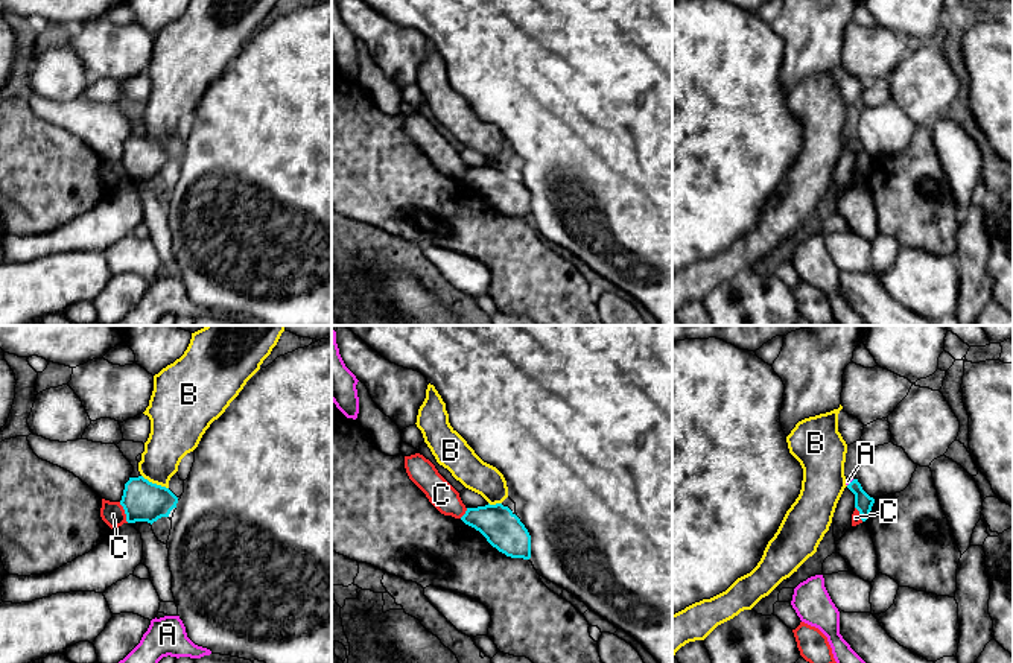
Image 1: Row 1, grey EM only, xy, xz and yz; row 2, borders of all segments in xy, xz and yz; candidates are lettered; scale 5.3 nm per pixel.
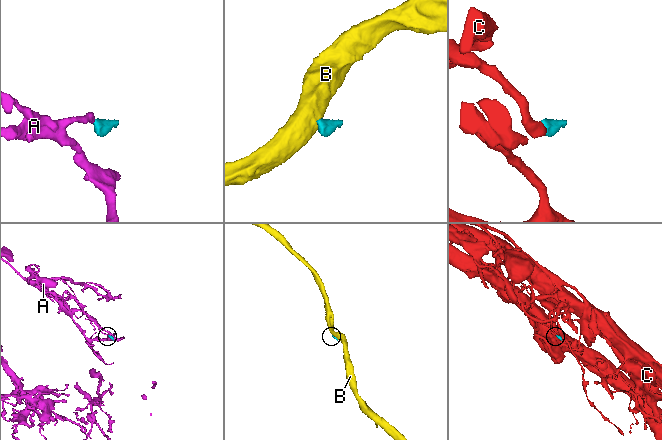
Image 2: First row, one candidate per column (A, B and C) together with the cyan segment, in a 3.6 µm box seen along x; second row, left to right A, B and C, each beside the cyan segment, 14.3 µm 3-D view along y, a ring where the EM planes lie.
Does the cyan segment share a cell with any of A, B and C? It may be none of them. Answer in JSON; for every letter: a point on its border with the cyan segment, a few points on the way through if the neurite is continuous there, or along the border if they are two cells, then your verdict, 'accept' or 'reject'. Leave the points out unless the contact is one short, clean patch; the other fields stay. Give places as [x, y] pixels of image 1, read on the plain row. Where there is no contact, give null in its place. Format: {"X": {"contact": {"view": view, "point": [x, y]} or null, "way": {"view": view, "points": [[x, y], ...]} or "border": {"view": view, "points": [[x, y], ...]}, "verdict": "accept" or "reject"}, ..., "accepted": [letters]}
{"A": {"contact": {"view": "yz", "point": [851, 142]}, "border": {"view": "yz", "points": [[854, 139], [847, 145]]}, "verdict": "reject"}, "B": {"contact": {"view": "xy", "point": [155, 143]}, "border": {"view": "xy", "points": [[142, 134], [168, 148]]}, "verdict": "reject"}, "C": {"contact": {"view": "xy", "point": [125, 172]}, "border": {"view": "xy", "points": [[119, 161], [128, 181]]}, "verdict": "reject"}, "accepted": []}

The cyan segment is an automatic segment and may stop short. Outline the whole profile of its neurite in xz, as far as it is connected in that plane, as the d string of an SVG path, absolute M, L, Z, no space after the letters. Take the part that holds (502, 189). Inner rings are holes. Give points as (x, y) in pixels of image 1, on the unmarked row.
M502 163L467 167L461 179L479 190L499 211L511 217L531 217L531 195L520 178Z

